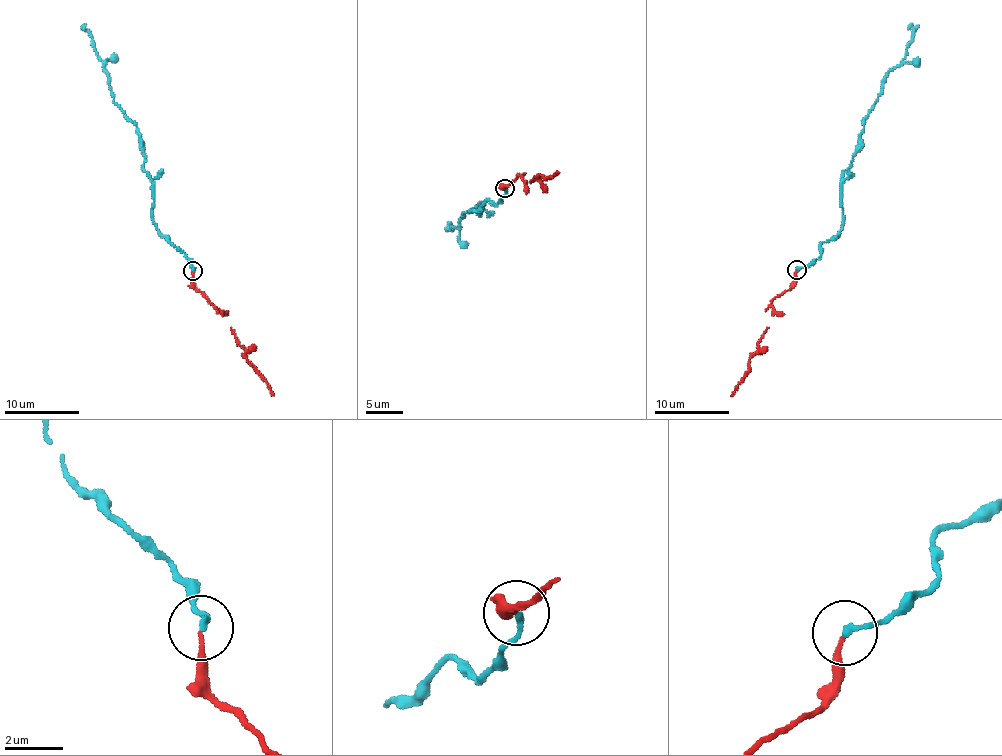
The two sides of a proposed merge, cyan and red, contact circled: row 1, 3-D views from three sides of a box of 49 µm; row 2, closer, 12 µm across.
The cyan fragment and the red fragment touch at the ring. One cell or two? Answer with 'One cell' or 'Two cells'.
One cell

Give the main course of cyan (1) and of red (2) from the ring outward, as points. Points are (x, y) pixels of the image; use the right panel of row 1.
1: (796, 269), (821, 255), (822, 244), (841, 227), (841, 180), (885, 75), (904, 57), (913, 29), (909, 25)
2: (796, 271), (795, 284), (772, 301), (769, 328), (749, 361), (746, 376), (732, 396)

